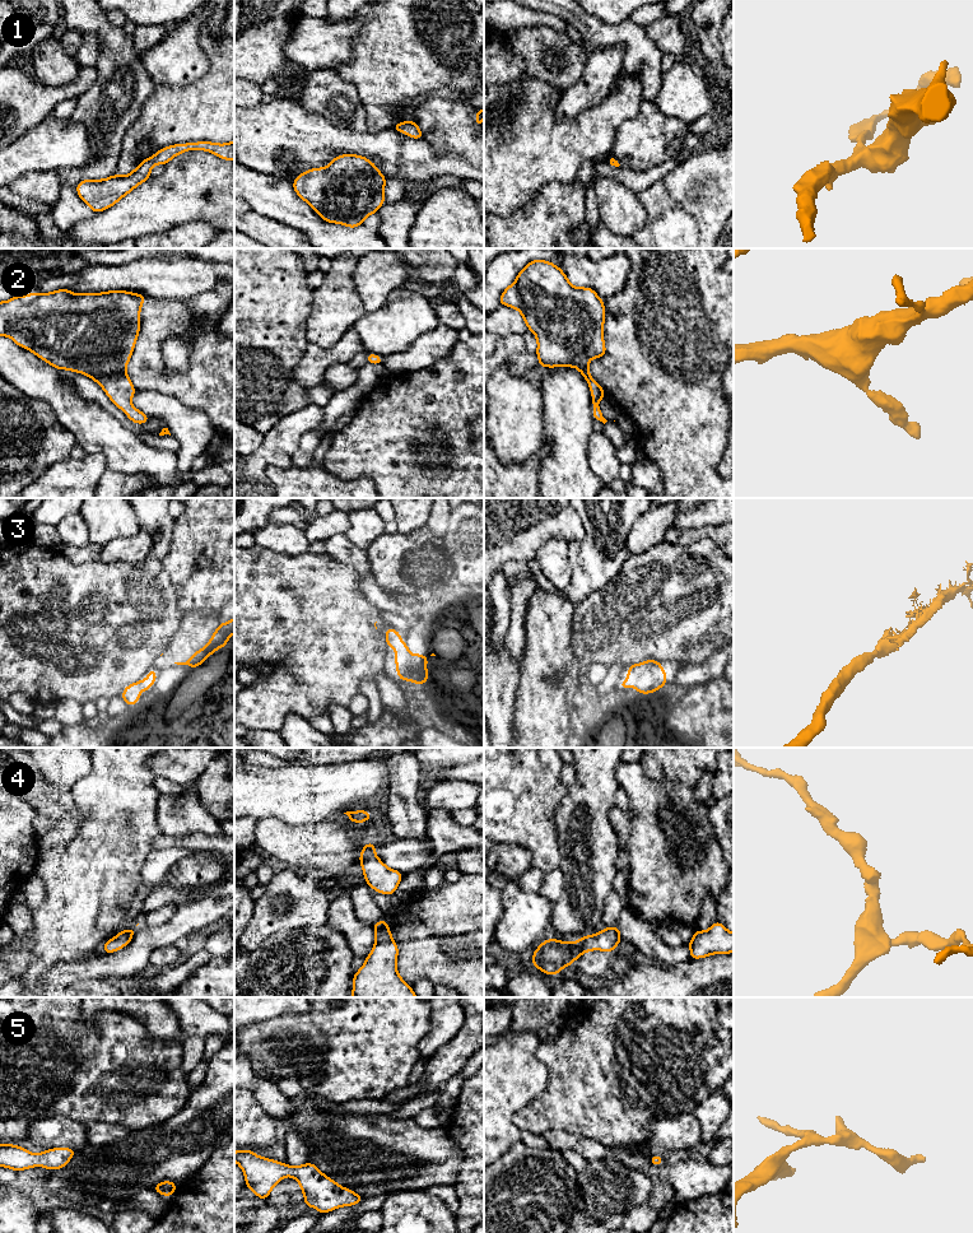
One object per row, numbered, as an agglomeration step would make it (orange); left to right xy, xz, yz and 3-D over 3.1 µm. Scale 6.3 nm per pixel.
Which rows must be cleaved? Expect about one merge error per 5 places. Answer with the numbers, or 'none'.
none

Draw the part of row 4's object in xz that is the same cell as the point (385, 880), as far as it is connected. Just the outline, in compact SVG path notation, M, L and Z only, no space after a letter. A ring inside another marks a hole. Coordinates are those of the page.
M367 843L362 851L362 864L366 883L381 894L395 894L404 874L387 867L376 855L374 843Z

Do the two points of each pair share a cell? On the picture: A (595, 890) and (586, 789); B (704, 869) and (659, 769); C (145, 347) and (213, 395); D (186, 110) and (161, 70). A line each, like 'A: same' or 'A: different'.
A: same
B: different
C: same
D: different

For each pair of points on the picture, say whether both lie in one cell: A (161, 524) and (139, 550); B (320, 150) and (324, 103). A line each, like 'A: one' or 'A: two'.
A: two
B: two

